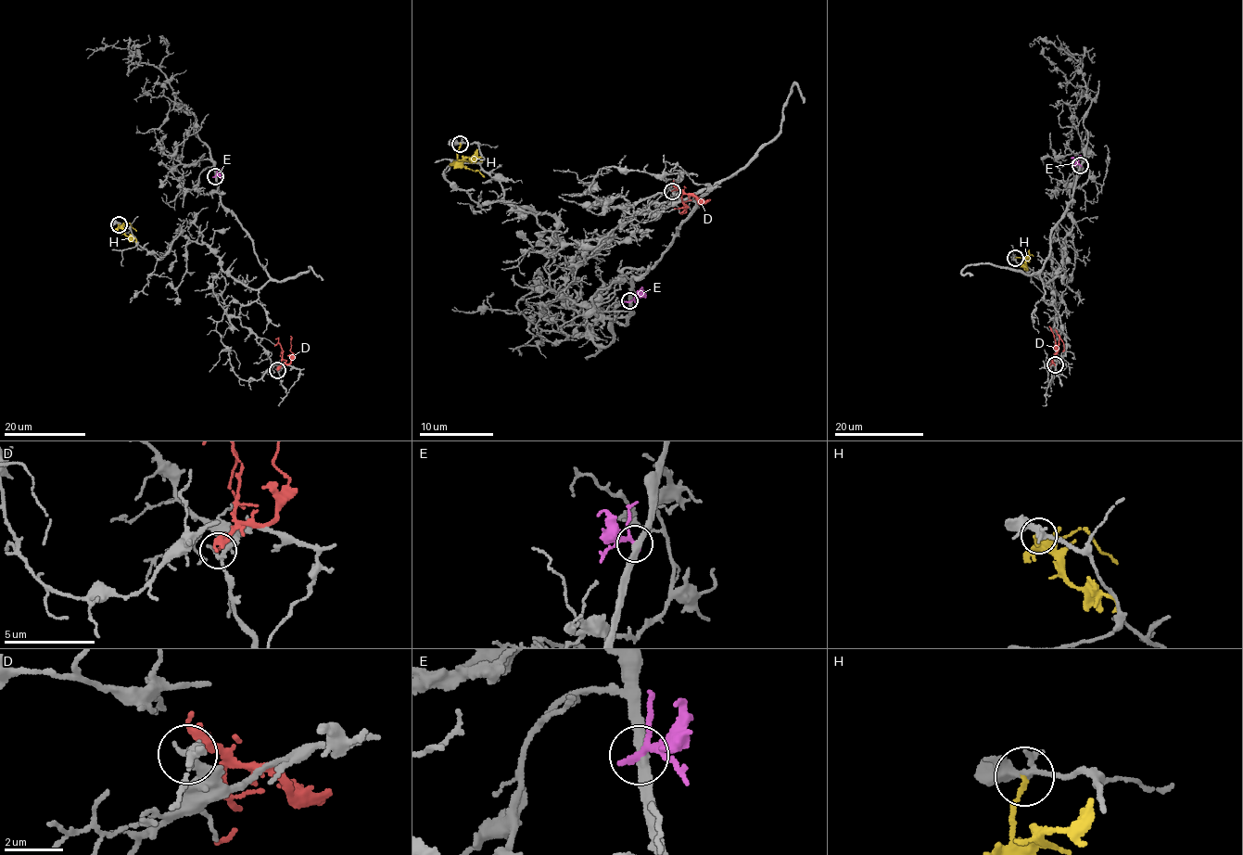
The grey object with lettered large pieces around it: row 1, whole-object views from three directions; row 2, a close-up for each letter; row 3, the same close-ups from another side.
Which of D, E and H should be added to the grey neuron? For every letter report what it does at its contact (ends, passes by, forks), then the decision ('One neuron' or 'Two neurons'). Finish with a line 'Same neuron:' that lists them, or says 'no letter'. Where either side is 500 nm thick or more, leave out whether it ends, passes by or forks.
D: It passes by. Two neurons
E: It passes by. Two neurons
H: It ends there. Two neurons
Same neuron: no letter

